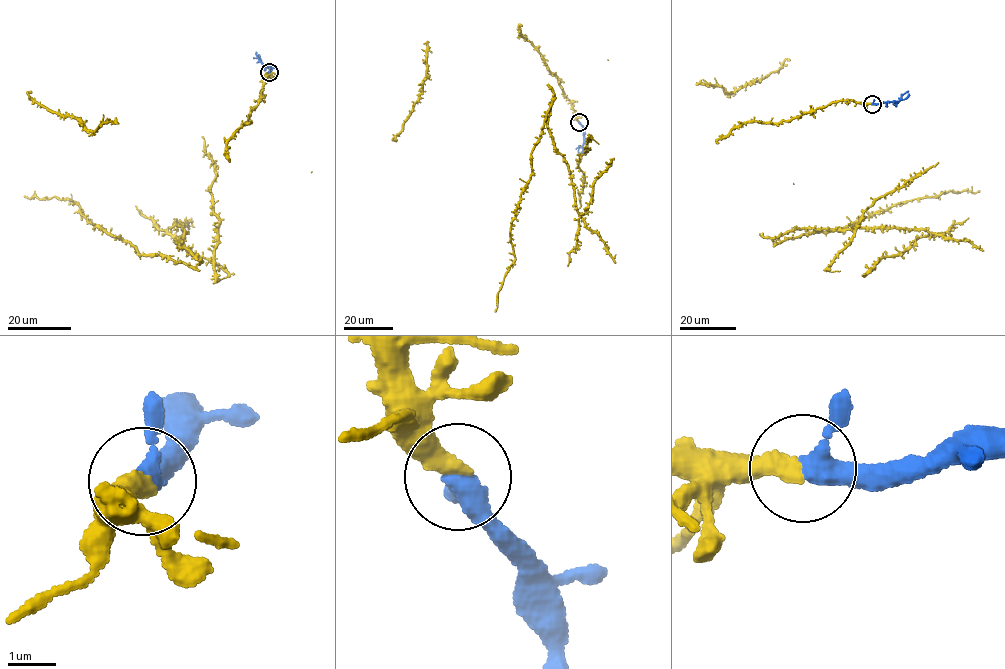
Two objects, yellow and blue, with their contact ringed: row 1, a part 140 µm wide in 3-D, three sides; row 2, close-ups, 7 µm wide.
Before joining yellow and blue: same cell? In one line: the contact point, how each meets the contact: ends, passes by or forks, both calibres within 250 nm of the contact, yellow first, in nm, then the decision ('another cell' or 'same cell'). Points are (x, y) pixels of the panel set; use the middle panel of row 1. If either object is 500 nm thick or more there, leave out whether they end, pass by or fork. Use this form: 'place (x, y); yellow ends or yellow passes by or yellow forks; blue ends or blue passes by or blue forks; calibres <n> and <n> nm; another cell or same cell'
place (579, 122); yellow ends; blue passes by; calibres 440 and 360 nm; same cell

